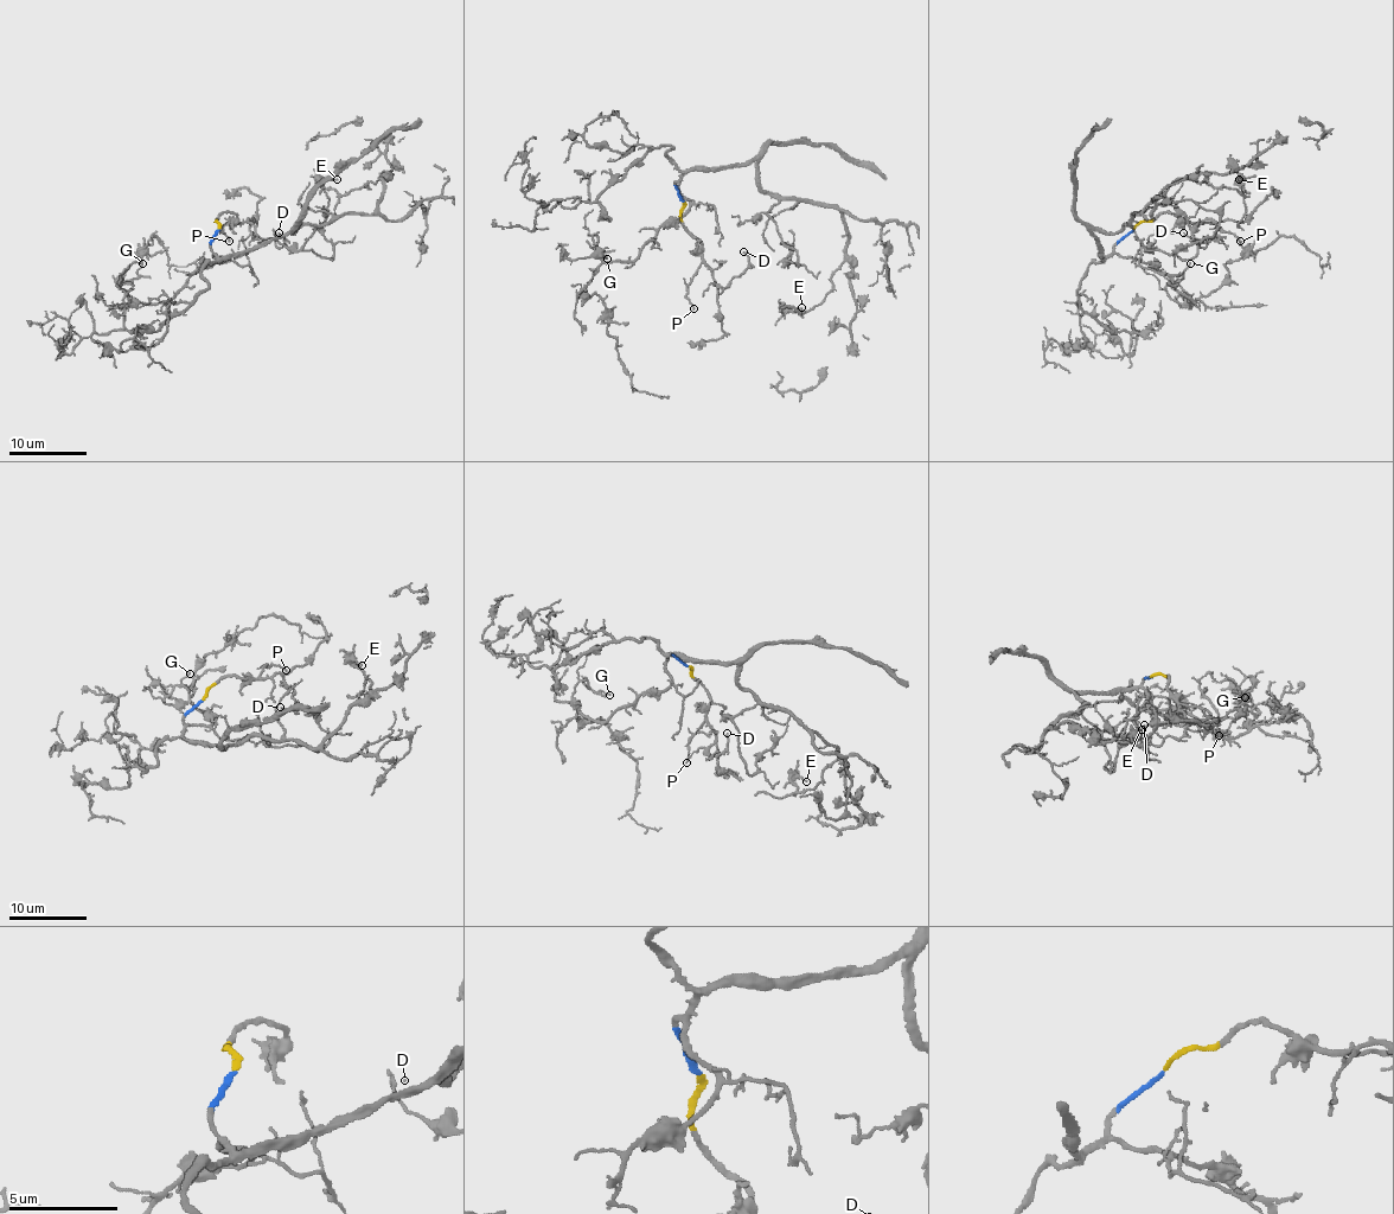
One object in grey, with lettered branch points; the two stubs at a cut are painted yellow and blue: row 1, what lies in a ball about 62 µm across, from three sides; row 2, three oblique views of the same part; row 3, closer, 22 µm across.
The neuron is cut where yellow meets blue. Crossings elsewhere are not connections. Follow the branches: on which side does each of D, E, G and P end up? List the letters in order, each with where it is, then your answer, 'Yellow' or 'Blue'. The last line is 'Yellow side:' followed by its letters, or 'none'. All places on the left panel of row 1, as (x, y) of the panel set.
D: Place: (279, 232). Yellow
E: Place: (337, 179). Blue
G: Place: (142, 263). Blue
P: Place: (229, 241). Yellow
Yellow side: D, P

